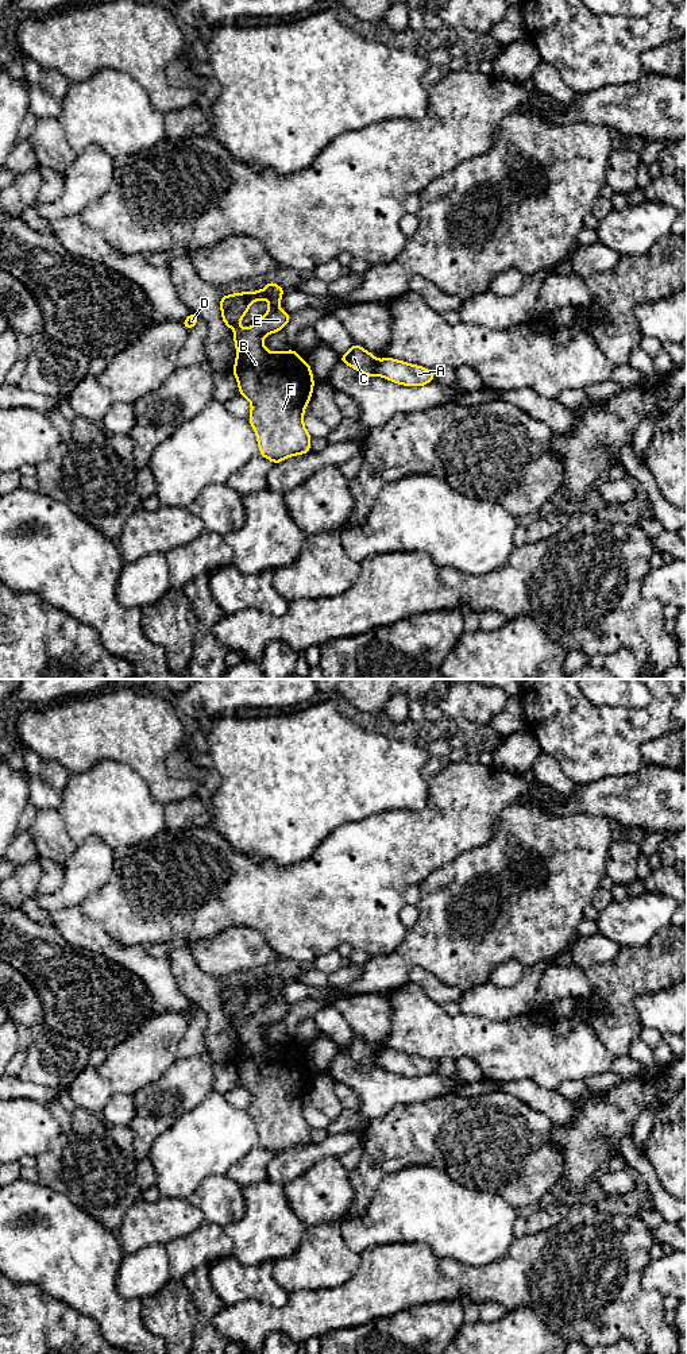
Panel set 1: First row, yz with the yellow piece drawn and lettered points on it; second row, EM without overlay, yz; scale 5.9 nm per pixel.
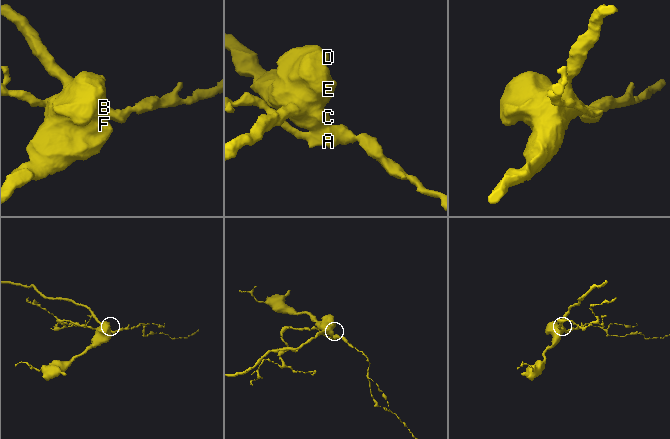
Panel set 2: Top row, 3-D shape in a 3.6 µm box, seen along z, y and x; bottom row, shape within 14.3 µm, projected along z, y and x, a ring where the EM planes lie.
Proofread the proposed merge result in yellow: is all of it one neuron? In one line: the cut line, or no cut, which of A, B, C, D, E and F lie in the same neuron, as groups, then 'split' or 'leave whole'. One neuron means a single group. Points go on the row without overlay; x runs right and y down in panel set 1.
yz (378, 1052), (377, 1065) | A / B C D E F | split

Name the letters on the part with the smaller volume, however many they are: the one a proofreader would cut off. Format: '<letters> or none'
A

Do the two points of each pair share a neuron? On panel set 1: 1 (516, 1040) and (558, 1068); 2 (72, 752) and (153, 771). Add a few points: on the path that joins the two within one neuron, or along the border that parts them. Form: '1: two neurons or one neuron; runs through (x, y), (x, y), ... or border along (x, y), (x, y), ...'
1: one neuron; runs through (527, 1050), (547, 1059)
2: one neuron; runs through (92, 749), (132, 751)

